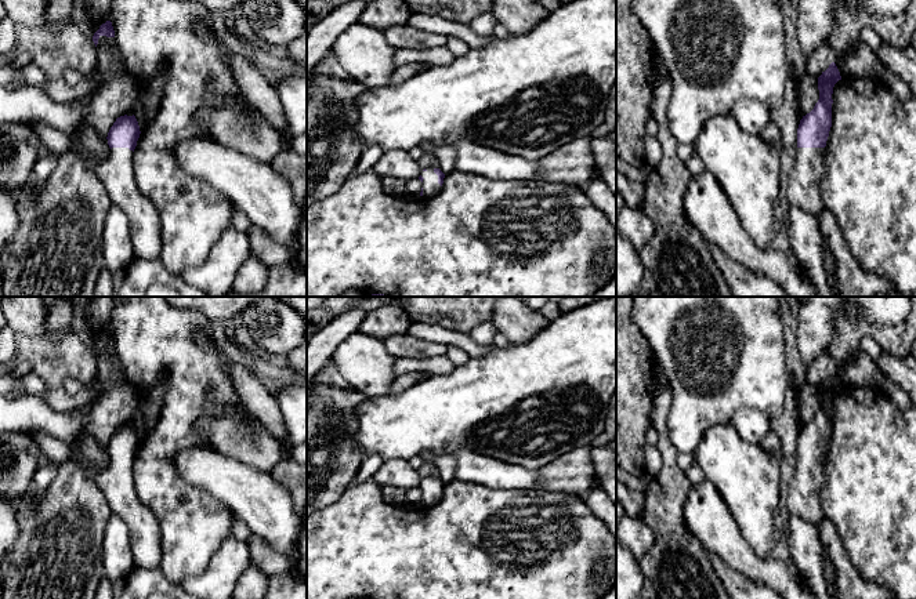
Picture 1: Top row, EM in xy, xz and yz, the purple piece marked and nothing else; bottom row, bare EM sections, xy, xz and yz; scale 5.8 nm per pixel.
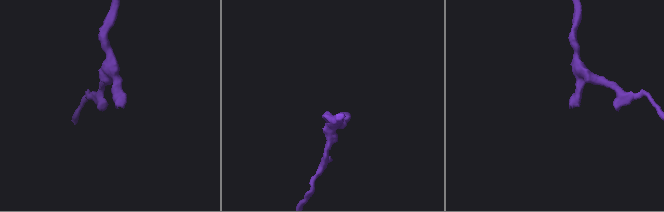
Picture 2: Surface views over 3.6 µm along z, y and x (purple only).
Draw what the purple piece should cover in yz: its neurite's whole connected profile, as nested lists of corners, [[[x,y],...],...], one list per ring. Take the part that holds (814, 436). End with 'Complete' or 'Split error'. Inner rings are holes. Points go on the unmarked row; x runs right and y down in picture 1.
[[[834,371],[818,386],[819,409],[814,418],[803,425],[797,438],[797,464],[789,486],[786,508],[804,522],[819,526],[823,519],[819,487],[822,468],[832,436],[832,403],[834,393],[841,389]]]. Split error

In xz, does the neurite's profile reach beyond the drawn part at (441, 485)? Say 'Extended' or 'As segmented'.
Extended

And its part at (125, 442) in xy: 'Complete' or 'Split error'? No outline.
Split error

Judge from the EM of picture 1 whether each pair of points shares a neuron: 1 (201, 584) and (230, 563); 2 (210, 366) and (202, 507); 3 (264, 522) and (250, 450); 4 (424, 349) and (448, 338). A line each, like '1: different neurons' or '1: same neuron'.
1: same neuron
2: same neuron
3: different neurons
4: different neurons

